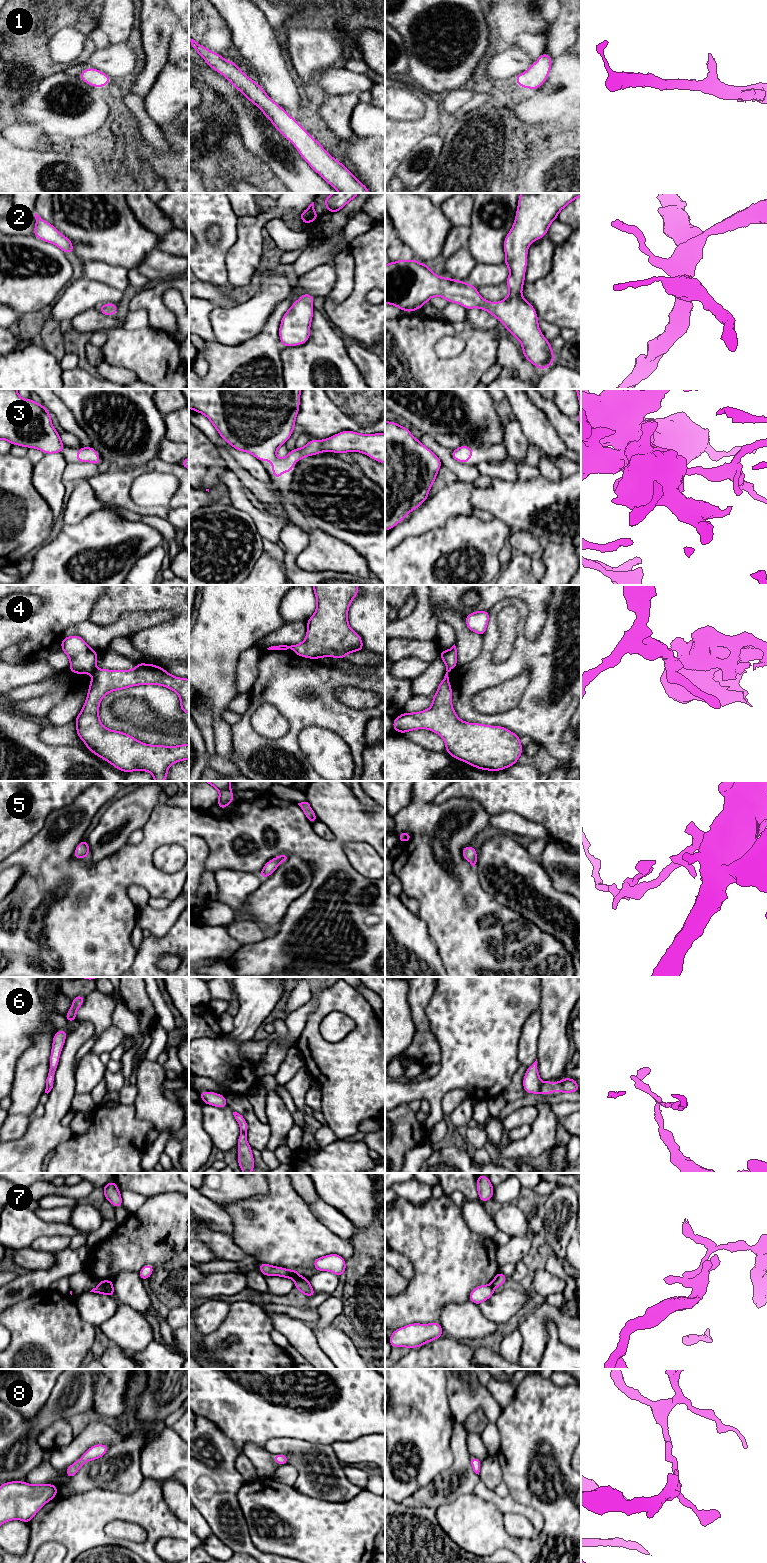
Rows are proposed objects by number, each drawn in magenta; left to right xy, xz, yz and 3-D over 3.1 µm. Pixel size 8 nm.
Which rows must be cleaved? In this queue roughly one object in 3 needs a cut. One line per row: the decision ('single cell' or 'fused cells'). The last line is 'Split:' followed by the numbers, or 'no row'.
1: single cell
2: single cell
3: single cell
4: fused cells
5: single cell
6: fused cells
7: fused cells
8: single cell
Split: 4, 6, 7

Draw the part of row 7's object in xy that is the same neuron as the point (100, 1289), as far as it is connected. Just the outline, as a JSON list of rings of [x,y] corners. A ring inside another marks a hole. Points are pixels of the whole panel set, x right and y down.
[[[98,1284],[90,1292],[115,1297],[115,1291],[114,1291],[113,1285],[108,1286],[108,1285],[100,1285],[100,1284]]]

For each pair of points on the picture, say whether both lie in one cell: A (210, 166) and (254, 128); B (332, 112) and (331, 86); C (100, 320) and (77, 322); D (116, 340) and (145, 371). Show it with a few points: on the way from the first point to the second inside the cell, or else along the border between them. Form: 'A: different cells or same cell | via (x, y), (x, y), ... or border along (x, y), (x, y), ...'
A: different cells | border along (238, 130), (242, 143), (257, 157)
B: different cells | border along (354, 92), (335, 94), (328, 97)
C: same cell | via (94, 321), (83, 322)
D: same cell | via (124, 348), (139, 363)

